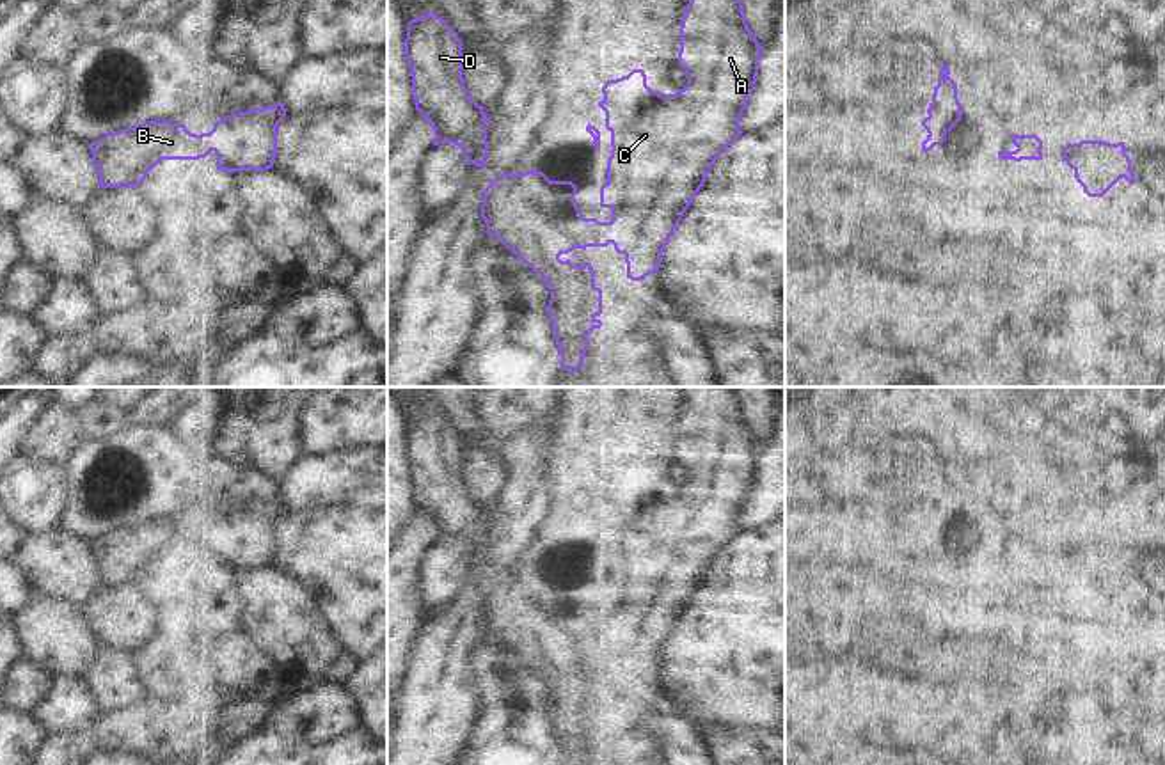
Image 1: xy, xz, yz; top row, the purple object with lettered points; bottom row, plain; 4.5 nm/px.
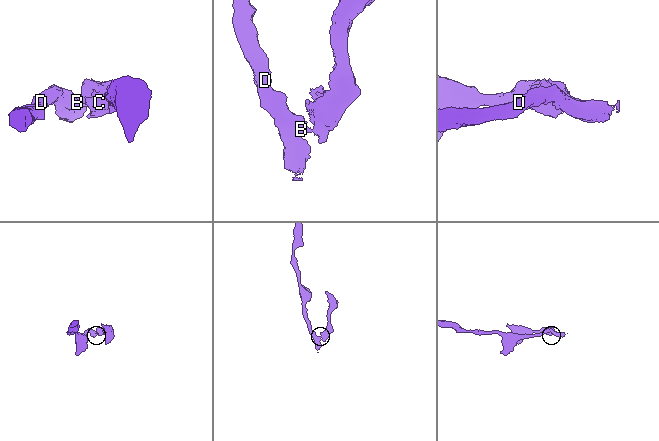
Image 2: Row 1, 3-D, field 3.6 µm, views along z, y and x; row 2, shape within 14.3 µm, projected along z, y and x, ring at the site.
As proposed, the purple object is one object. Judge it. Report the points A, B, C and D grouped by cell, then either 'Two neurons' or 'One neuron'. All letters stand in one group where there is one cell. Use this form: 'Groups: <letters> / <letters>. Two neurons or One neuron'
Groups: A C / B D. Two neurons

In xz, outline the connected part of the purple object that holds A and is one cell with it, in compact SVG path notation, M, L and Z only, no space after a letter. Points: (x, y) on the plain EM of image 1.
M689 387L689 392L677 460L687 472L687 483L675 492L659 492L646 483L643 467L632 467L627 474L607 477L598 499L613 545L600 605L609 605L613 616L595 623L595 644L613 641L625 653L630 678L645 678L659 667L675 625L712 563L742 532L739 518L757 481L762 444L746 421L737 389Z

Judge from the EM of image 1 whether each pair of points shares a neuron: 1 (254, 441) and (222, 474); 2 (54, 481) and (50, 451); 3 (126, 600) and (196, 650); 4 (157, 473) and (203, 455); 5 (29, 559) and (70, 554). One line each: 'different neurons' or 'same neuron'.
1: different neurons
2: different neurons
3: same neuron
4: same neuron
5: same neuron

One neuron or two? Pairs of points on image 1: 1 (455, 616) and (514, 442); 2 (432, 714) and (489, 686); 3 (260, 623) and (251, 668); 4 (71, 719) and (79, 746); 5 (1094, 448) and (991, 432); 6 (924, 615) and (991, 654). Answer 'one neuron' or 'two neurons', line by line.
1: one neuron
2: two neurons
3: two neurons
4: two neurons
5: two neurons
6: two neurons

